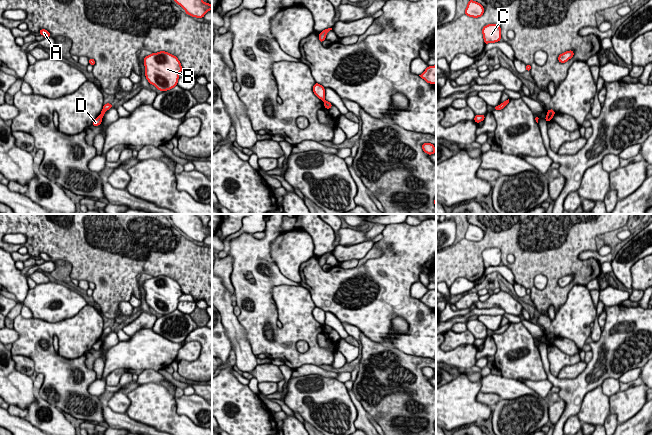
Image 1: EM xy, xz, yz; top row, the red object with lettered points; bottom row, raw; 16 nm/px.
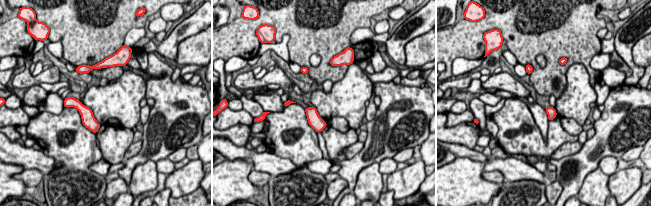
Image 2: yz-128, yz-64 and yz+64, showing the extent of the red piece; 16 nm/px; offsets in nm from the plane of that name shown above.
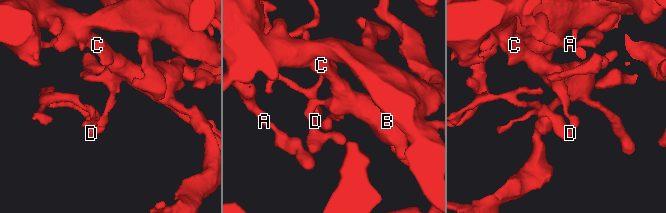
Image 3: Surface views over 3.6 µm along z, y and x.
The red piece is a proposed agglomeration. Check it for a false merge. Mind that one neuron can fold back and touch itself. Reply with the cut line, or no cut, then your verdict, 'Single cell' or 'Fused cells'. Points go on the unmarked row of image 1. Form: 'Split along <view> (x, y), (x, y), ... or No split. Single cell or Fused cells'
Split along xy (100, 339), (101, 341). Fused cells

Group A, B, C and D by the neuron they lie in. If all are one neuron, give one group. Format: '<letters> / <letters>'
A B C / D

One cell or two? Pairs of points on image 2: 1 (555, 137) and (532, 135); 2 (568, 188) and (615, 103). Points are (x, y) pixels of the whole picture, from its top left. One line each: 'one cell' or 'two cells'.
1: one cell
2: one cell

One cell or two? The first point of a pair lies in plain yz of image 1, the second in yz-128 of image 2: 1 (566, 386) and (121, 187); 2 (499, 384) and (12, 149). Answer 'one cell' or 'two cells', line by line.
1: two cells
2: one cell

